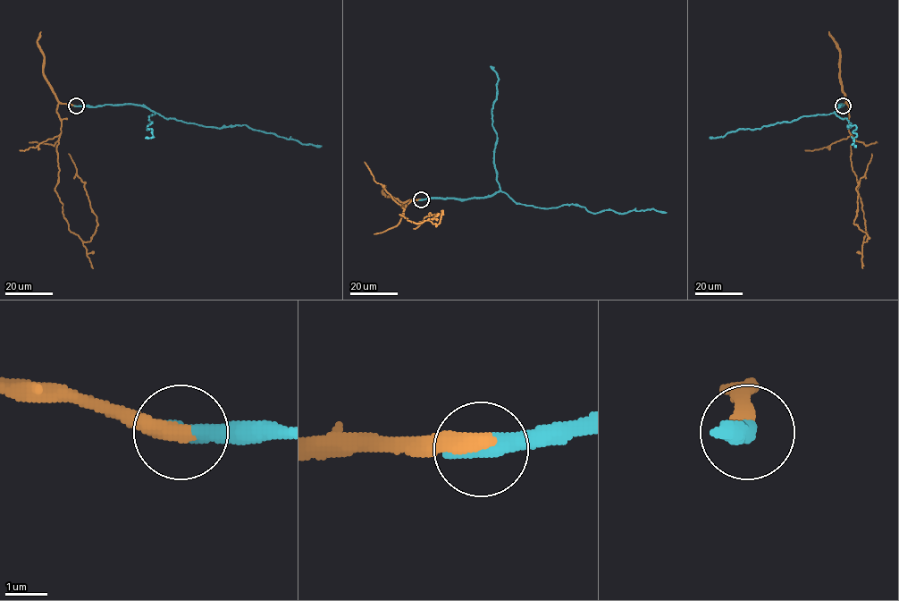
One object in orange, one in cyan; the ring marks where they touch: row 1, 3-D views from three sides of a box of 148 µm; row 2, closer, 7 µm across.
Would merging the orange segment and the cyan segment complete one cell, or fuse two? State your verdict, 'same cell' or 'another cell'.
same cell

